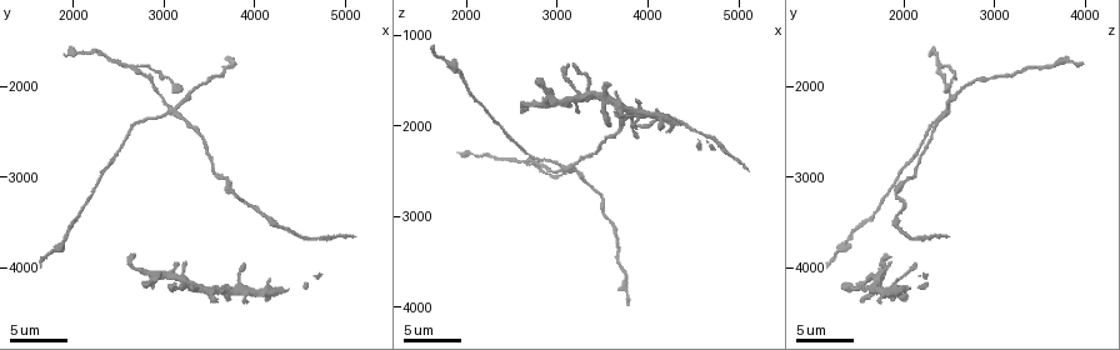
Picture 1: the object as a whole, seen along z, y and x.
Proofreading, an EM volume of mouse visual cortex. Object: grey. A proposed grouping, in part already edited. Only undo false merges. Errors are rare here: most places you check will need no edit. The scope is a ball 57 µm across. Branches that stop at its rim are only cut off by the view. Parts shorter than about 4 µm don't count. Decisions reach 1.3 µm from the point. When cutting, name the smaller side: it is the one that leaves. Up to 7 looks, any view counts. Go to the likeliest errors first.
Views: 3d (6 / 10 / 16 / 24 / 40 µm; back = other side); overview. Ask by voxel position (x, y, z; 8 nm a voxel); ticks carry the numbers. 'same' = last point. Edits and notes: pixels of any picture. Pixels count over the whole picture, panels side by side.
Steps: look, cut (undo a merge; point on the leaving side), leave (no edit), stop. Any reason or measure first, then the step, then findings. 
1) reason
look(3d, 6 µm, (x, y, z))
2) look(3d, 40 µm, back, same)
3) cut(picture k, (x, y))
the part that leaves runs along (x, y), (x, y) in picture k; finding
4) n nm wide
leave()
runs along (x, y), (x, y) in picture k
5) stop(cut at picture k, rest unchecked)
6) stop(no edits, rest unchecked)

four-way junction
look(3d, 10 µm, (3050, 2250, 2450))

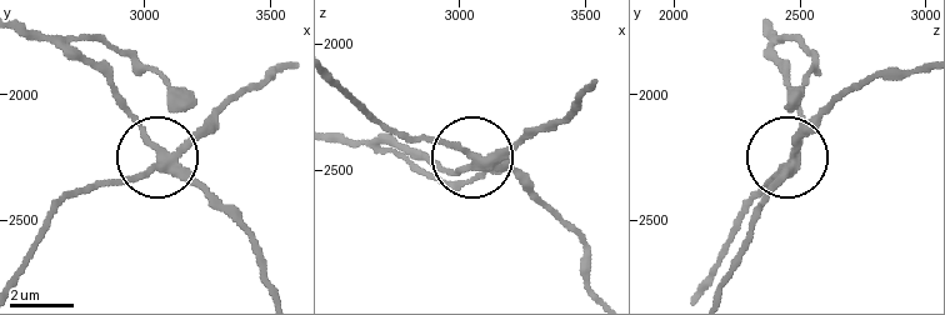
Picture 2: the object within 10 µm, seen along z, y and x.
4 arms
cut(picture 2, (201, 131))
the part that leaves runs along (794, 166), (753, 199), (703, 288) in picture 2; two neurons meet here

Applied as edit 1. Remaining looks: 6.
look(overview)

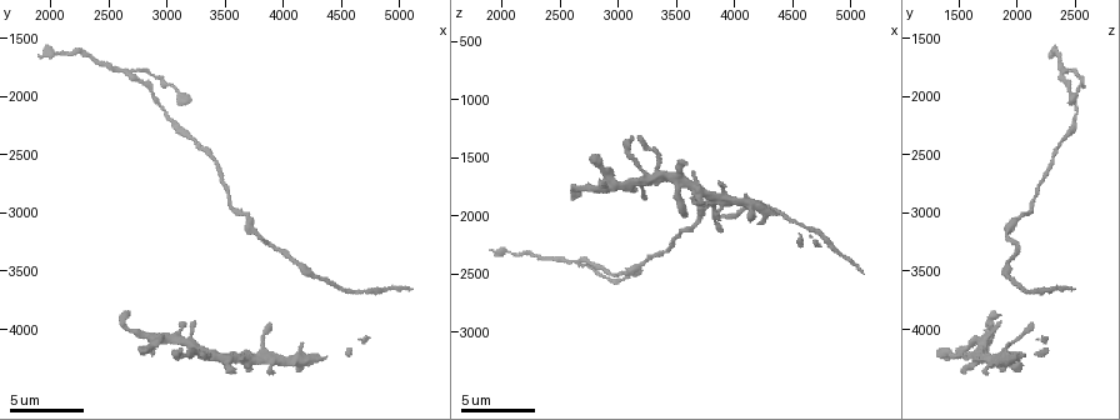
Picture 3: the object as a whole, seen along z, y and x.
thin arm on a thick one
look(3d, 16 µm, (2680, 1780, 2400))

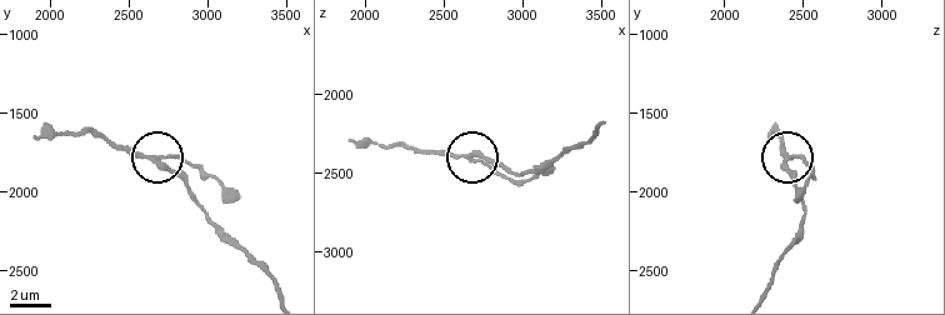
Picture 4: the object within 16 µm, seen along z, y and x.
look(3d, 16 µm, back, same)

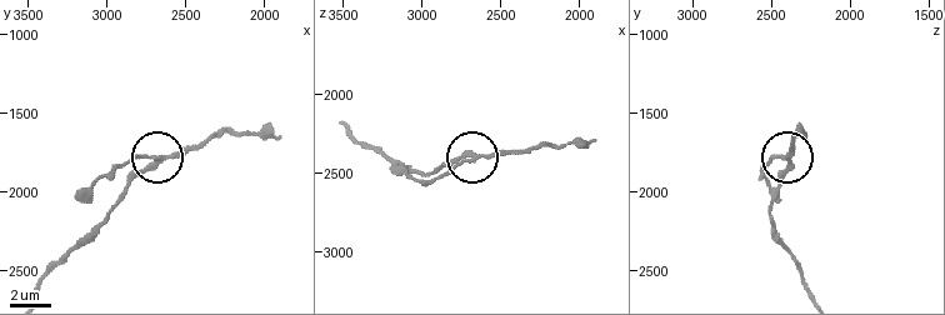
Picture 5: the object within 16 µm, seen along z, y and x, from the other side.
side arm 5 µm
leave()
runs along (345, 125), (360, 143), (423, 174), (469, 159), (433, 183) in picture 5; continuous, no second neuron

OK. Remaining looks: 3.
look(3d, 6 µm, (3840, 3220, 1920))

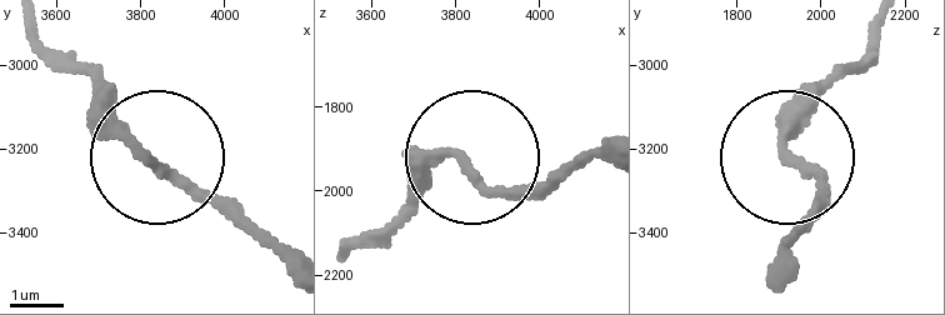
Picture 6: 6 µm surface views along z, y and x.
160 nm wide
leave()
all the same neuron

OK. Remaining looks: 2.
stop(cut at picture 2, rest unchecked)

